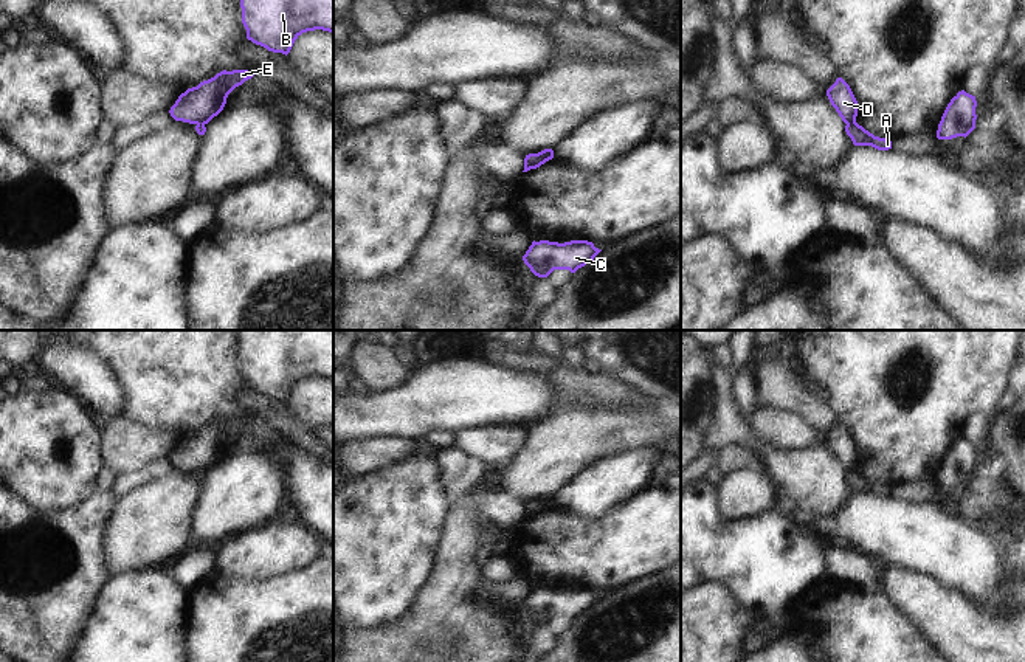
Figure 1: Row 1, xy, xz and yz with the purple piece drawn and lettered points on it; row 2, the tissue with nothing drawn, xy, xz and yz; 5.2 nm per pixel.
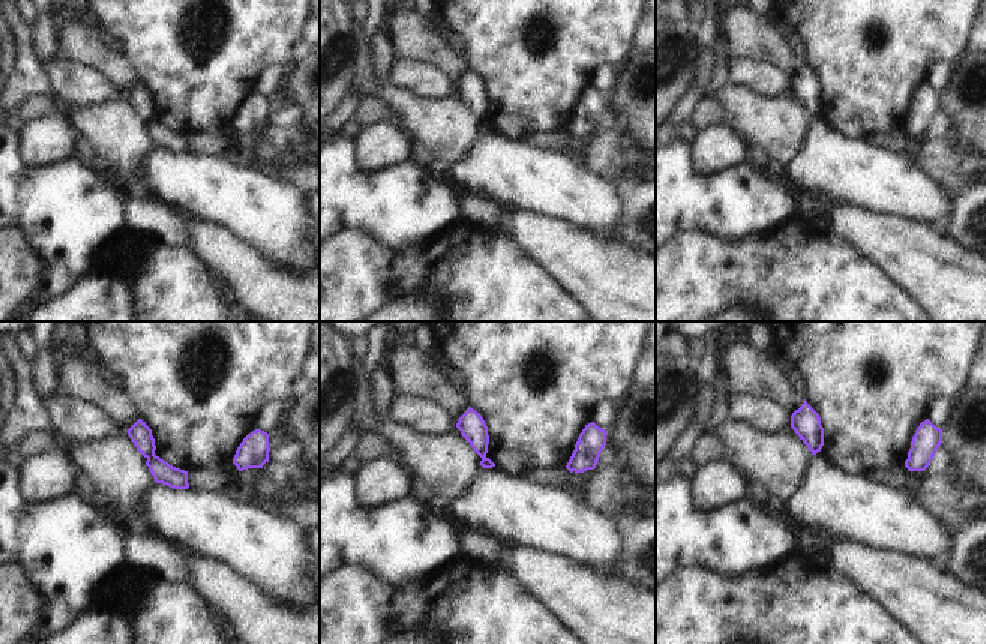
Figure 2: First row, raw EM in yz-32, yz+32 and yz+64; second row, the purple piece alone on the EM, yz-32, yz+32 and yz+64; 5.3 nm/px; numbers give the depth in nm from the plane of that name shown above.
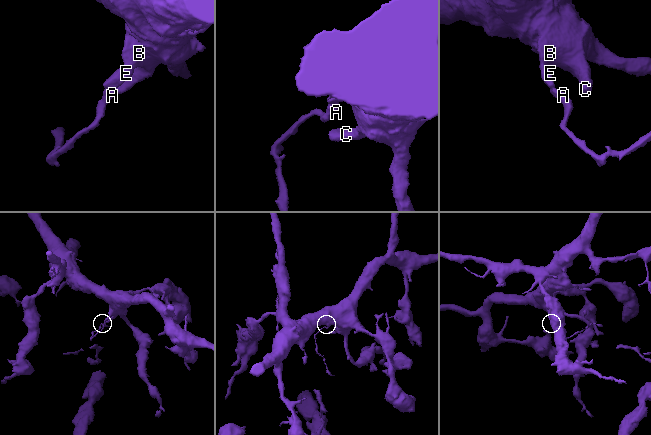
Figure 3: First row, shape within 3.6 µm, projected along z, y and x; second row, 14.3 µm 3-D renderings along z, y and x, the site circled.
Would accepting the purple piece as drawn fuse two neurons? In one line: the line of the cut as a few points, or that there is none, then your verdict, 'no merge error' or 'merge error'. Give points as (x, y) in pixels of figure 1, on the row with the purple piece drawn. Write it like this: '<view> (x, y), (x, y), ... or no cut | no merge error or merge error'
yz (855, 120), (847, 124) | merge error

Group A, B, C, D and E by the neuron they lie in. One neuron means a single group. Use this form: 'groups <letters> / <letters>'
groups A / B C D E

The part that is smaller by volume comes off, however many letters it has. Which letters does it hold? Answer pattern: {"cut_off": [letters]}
{"cut_off": ["A"]}

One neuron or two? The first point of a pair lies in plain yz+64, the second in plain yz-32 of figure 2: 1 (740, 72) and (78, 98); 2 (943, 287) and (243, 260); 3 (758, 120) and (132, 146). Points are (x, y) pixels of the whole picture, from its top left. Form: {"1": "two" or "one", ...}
{"1": "one", "2": "one", "3": "one"}

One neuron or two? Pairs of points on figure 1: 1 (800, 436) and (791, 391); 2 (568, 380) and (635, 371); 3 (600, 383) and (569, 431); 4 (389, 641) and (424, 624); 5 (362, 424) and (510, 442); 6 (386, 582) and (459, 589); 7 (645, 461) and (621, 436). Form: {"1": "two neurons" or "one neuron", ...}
{"1": "two neurons", "2": "two neurons", "3": "two neurons", "4": "one neuron", "5": "two neurons", "6": "two neurons", "7": "two neurons"}

